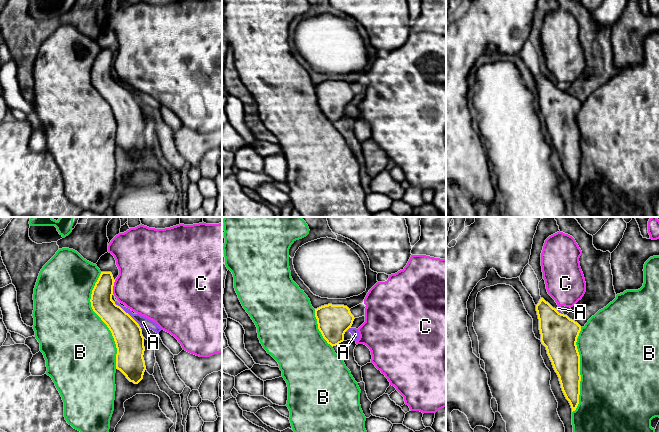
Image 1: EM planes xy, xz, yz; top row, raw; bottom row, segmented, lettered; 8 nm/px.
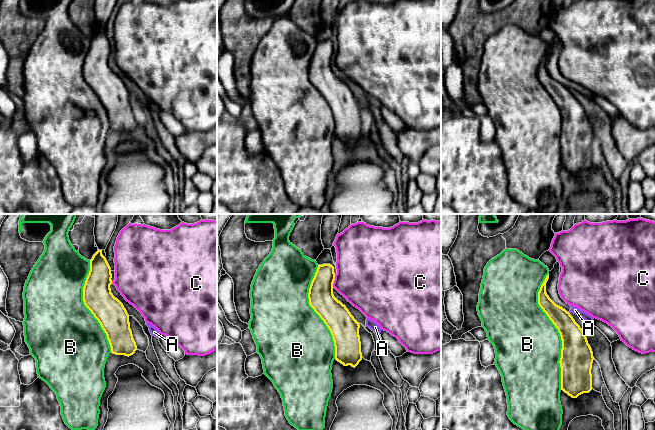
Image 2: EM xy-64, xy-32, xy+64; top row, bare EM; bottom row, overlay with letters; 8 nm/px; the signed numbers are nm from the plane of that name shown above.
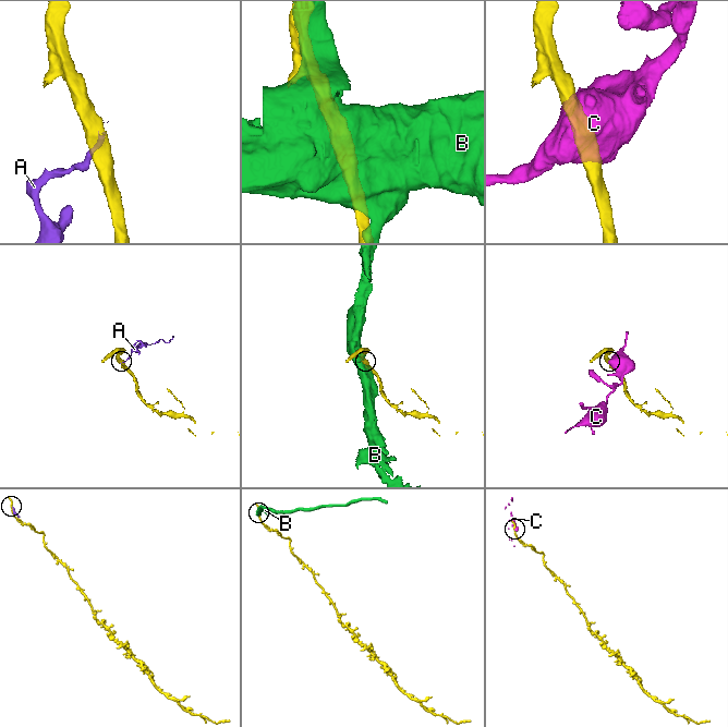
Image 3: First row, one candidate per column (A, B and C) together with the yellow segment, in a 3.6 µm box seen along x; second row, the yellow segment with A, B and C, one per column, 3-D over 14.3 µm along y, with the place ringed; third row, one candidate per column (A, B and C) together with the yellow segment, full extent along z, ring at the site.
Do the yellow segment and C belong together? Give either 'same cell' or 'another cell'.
another cell

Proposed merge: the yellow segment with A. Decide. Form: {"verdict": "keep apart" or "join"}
{"verdict": "keep apart"}

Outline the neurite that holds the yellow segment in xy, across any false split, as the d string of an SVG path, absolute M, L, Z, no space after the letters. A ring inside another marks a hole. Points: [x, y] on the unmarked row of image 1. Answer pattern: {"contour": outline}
{"contour": "M101 48L92 66L91 83L112 109L117 124L116 145L138 160L146 146L144 113L139 100L112 76L114 58L111 48Z"}

